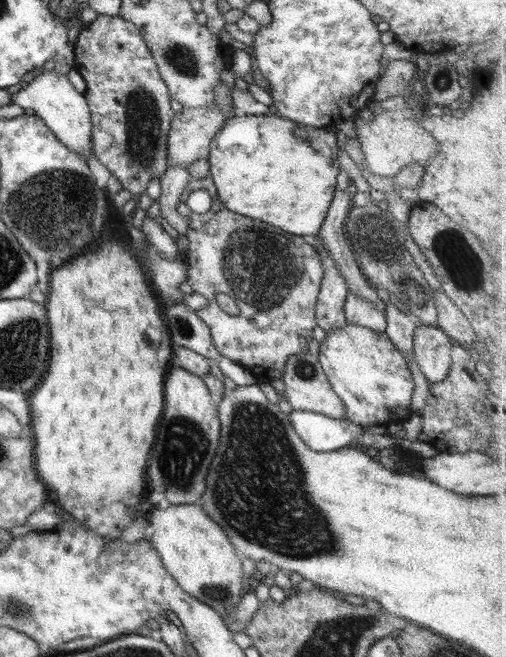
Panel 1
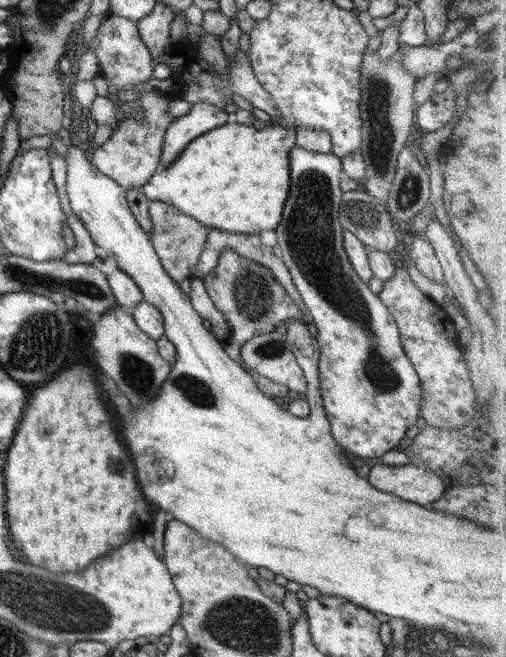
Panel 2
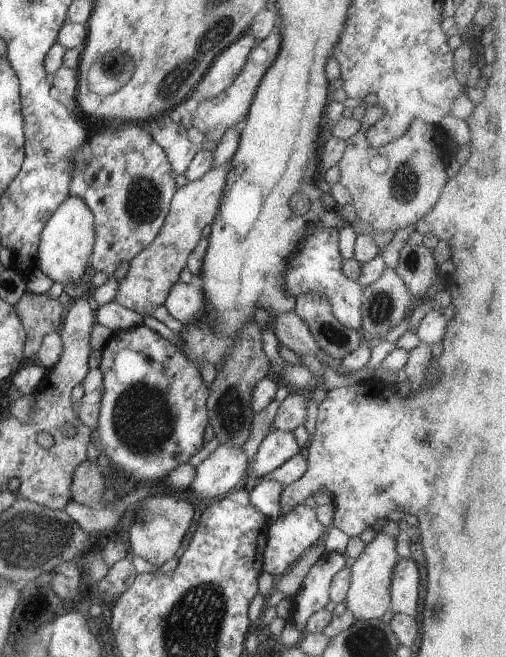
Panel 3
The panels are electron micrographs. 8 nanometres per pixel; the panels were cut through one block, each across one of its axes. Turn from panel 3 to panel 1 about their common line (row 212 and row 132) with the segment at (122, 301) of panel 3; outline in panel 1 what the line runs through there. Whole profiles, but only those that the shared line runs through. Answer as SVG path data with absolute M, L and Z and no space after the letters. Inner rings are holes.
M216 101L206 109L188 109L174 114L168 132L167 166L188 166L198 159L208 159L210 144L226 122Z

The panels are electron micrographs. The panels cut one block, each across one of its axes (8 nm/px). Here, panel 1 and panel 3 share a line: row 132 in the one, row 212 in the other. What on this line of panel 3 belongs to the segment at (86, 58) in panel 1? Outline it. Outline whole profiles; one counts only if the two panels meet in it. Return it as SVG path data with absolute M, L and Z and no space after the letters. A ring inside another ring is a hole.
M125 123L122 128L114 128L114 130L107 124L103 129L107 130L104 130L104 132L100 132L100 134L96 134L87 140L88 146L92 149L93 158L90 164L88 164L76 178L73 178L73 182L71 183L71 194L82 198L94 216L95 244L88 262L90 272L103 272L107 276L110 276L114 274L122 262L132 261L148 244L151 244L154 241L156 236L158 236L158 232L162 230L162 226L164 225L164 222L166 222L166 216L168 216L172 198L174 197L174 194L176 194L178 188L176 188L176 176L174 176L172 172L170 162L168 161L164 150L162 150L162 146L156 143L156 140L150 136L143 124Z

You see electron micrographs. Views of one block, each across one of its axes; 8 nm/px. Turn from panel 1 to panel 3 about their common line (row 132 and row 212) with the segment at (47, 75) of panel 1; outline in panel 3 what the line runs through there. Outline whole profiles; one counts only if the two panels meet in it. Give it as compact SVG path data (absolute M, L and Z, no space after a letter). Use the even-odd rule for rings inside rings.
M68 194L62 204L50 214L40 234L37 268L52 278L53 283L67 286L78 283L86 272L90 272L88 262L95 244L94 216L82 198Z

